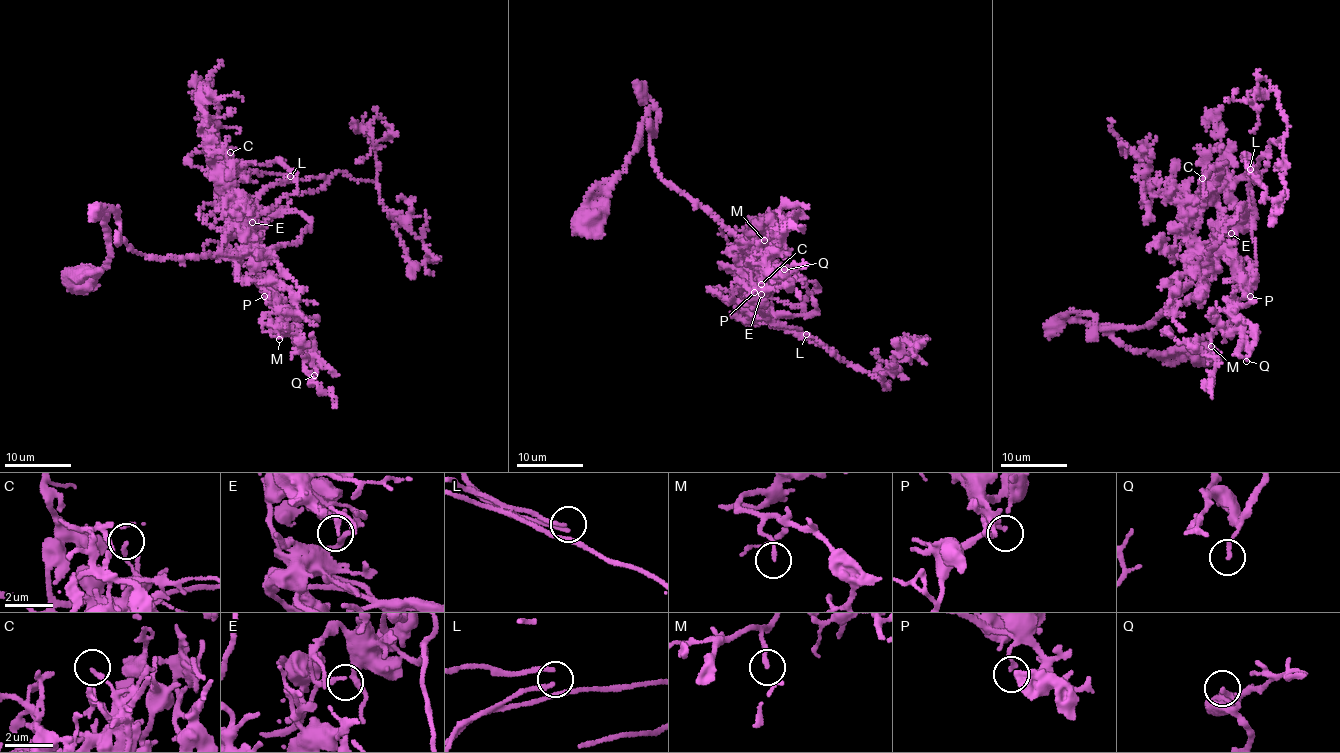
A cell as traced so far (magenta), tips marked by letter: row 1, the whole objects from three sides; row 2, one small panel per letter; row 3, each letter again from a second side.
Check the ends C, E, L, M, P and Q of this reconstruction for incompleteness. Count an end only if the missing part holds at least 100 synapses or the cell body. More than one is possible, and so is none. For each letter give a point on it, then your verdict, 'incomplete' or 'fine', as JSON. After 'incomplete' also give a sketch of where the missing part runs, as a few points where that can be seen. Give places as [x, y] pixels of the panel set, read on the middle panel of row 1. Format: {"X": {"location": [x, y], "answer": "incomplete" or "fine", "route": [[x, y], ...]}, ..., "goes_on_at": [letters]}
{"C": {"location": [761, 284], "answer": "fine"}, "E": {"location": [761, 294], "answer": "fine"}, "L": {"location": [806, 334], "answer": "fine"}, "M": {"location": [764, 240], "answer": "fine"}, "P": {"location": [754, 292], "answer": "fine"}, "Q": {"location": [784, 269], "answer": "fine"}, "goes_on_at": []}

